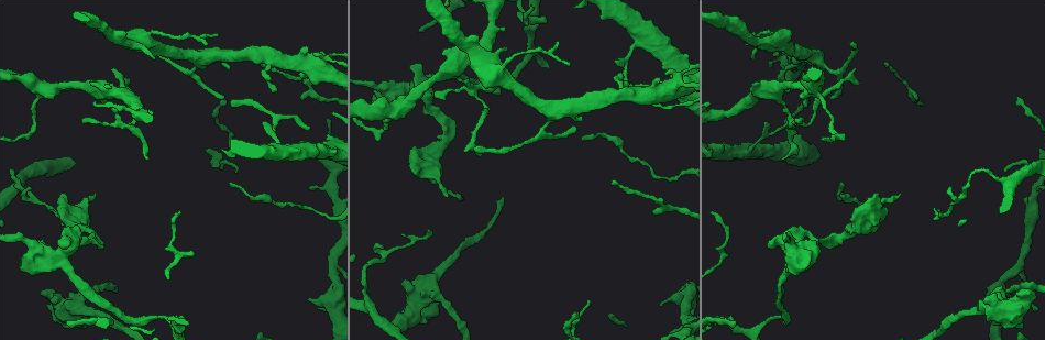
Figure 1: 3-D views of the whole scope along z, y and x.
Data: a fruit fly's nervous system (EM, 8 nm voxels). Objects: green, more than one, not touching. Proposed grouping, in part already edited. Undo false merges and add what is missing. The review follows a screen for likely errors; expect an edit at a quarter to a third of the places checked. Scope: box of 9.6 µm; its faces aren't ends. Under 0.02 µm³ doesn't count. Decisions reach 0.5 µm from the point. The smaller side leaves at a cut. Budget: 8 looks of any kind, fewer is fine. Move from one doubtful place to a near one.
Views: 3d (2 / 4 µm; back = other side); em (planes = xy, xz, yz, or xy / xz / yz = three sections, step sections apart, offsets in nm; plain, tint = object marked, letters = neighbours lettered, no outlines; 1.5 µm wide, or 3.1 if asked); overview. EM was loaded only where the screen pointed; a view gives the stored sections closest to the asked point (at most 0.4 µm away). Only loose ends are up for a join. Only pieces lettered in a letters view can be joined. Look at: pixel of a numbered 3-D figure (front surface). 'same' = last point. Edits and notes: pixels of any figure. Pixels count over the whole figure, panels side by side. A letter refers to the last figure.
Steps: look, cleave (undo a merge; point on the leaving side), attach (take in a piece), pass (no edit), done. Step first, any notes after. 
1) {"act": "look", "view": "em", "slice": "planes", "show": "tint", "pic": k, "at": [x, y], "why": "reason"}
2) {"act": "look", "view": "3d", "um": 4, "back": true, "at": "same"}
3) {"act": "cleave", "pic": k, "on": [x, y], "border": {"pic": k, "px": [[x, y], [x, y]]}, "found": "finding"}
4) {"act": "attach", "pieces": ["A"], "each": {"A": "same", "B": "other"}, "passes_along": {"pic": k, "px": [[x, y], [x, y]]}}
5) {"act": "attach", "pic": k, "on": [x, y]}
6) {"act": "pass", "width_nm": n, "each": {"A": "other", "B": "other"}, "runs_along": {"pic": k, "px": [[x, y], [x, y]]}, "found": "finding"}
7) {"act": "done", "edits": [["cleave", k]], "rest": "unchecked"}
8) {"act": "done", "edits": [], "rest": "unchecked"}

{"act": "look", "view": "3d", "um": 4, "pic": 1, "at": [56, 260], "why": "small branch off a trunk"}

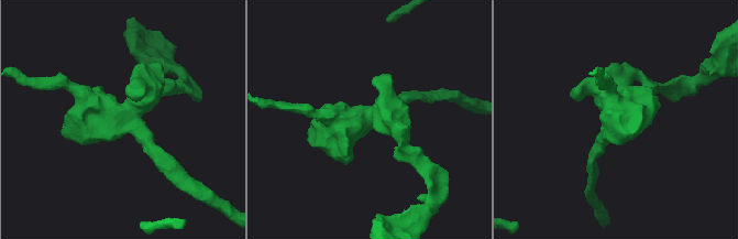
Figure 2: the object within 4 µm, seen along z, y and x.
{"act": "look", "view": "em", "slice": "planes", "show": "letters", "pic": 2, "at": [126, 120], "arms": 3, "arm_widths_nm": [220, 400, 550]}

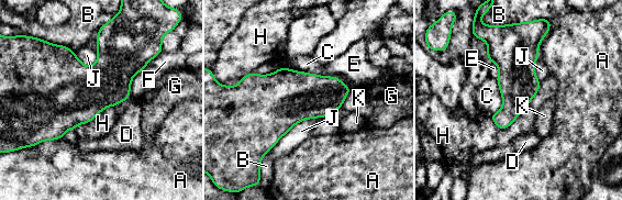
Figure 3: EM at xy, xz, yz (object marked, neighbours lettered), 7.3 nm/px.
{"act": "pass", "each": {"A": "other", "B": "other", "C": "other", "D": "other", "E": "other", "F": "other", "G": "other", "H": "other", "J": "other", "K": "other"}, "border": {"pic": 3, "px": [[541, 81], [507, 128], [493, 124]]}, "found": "all the same cell"}

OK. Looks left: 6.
{"act": "look", "view": "3d", "um": 2, "pic": 1, "at": [628, 80], "why": "branch stops here"}

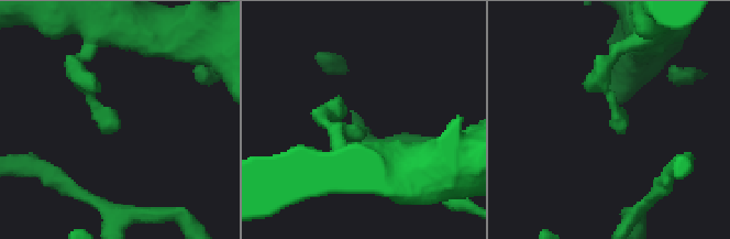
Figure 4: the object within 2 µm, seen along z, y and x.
{"act": "look", "view": "em", "slice": "xy", "step": 8, "show": "plain", "pic": 4, "at": [614, 122]}

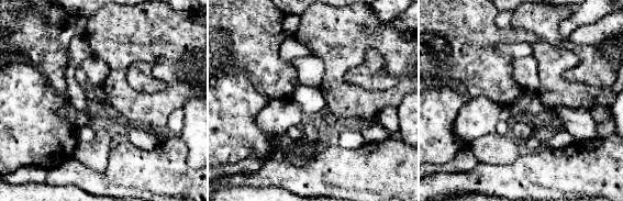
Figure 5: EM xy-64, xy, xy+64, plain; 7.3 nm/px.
{"act": "look", "view": "em", "slice": "xy", "step": 8, "show": "letters", "at": "same", "why": "what lies round it"}

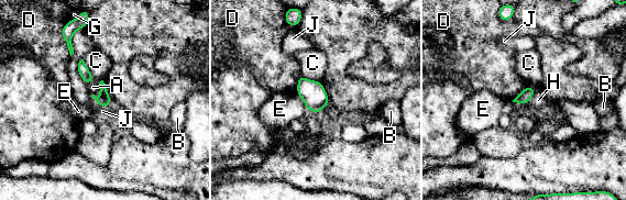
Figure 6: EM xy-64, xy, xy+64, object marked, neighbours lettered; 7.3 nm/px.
{"act": "pass", "each": {"A": "other", "B": "other", "C": "other", "D": "other", "E": "other", "G": "other", "H": "other", "J": "other"}, "border": {"pic": 6, "px": [[101, 80], [100, 95], [91, 95]]}, "found": "none of them fits"}

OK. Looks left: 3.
{"act": "look", "view": "3d", "um": 2, "back": true, "pic": 1, "at": [852, 42], "why": "tapers out"}

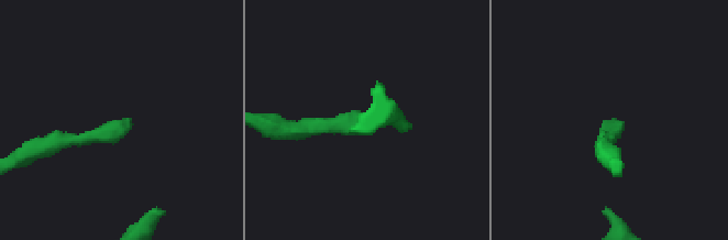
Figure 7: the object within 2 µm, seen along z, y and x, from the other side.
{"act": "look", "view": "em", "slice": "xy", "step": 8, "show": "plain", "pic": 7, "at": [133, 124], "why": "now the EM"}

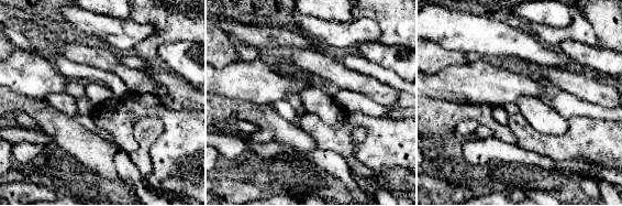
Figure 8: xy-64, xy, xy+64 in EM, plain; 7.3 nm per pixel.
{"act": "look", "view": "em", "slice": "xy", "step": 8, "show": "letters", "at": "same", "why": "see the neighbours"}

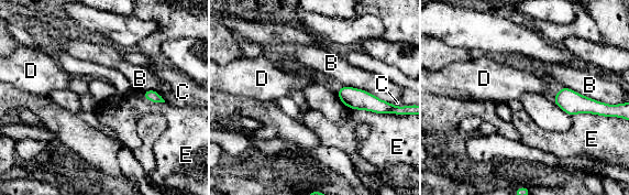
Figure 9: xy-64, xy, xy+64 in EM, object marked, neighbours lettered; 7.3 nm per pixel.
{"act": "pass", "each": {"B": "other", "C": "other", "D": "other", "E": "other"}, "runs_along": {"pic": 9, "px": [[341, 89], [353, 98], [400, 110]]}, "found": "no lettered piece goes on from it"}

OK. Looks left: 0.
{"act": "done", "edits": [], "rest": "unchecked"}

